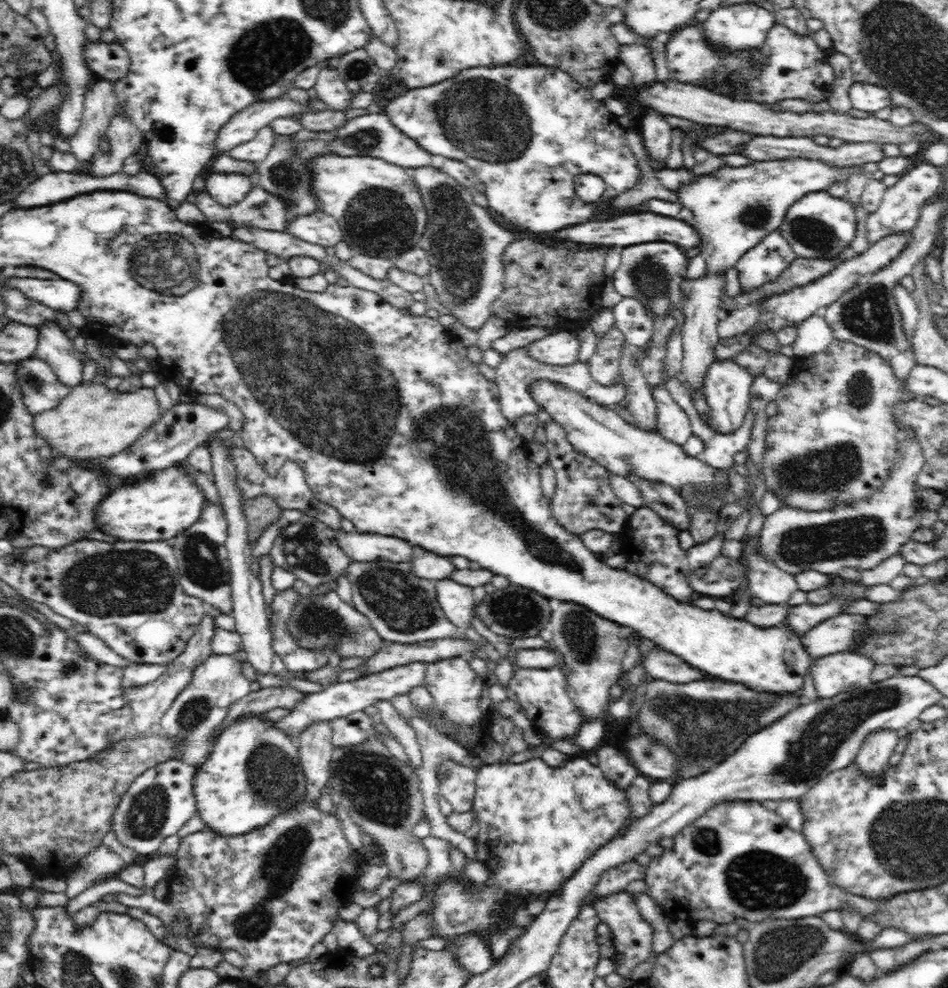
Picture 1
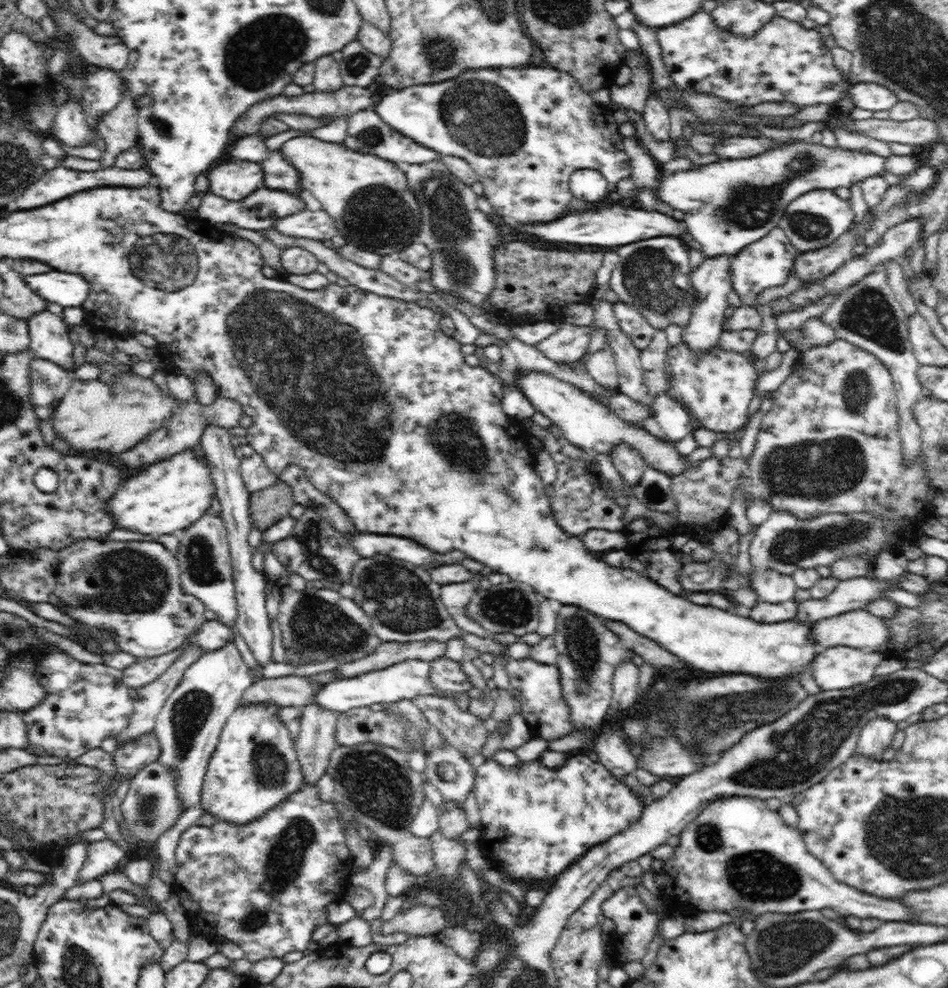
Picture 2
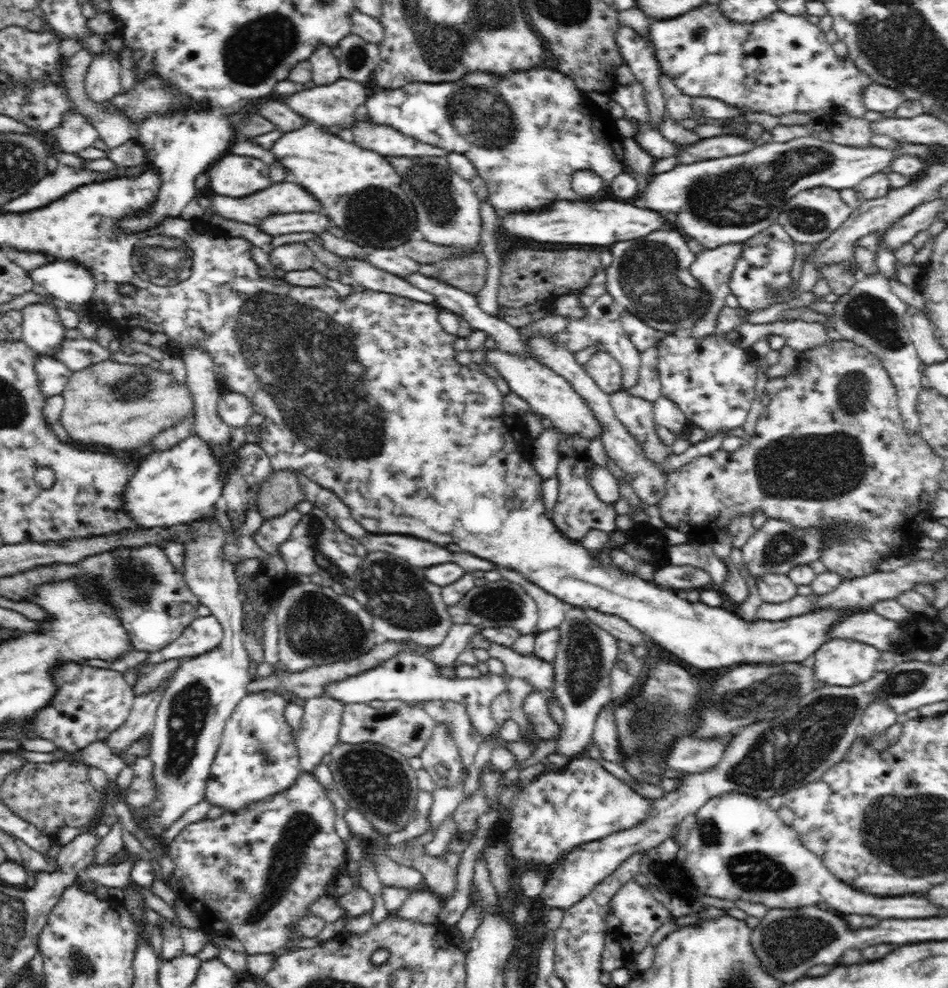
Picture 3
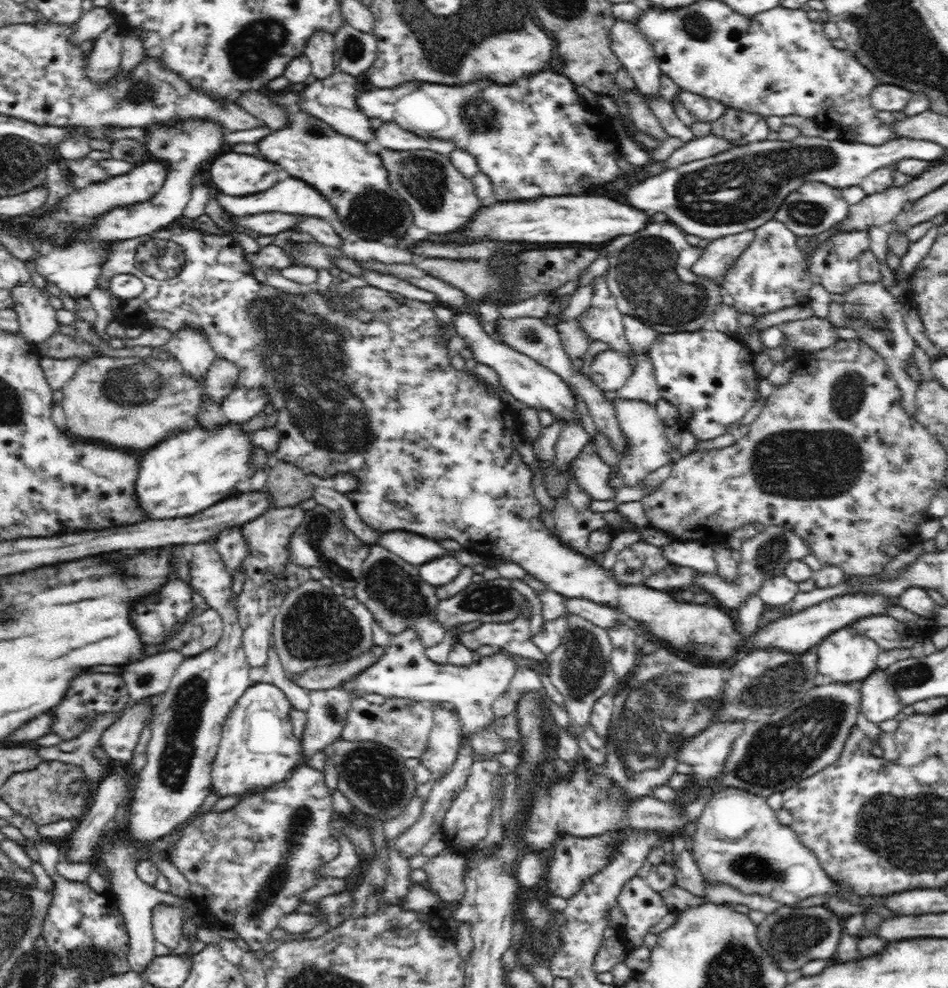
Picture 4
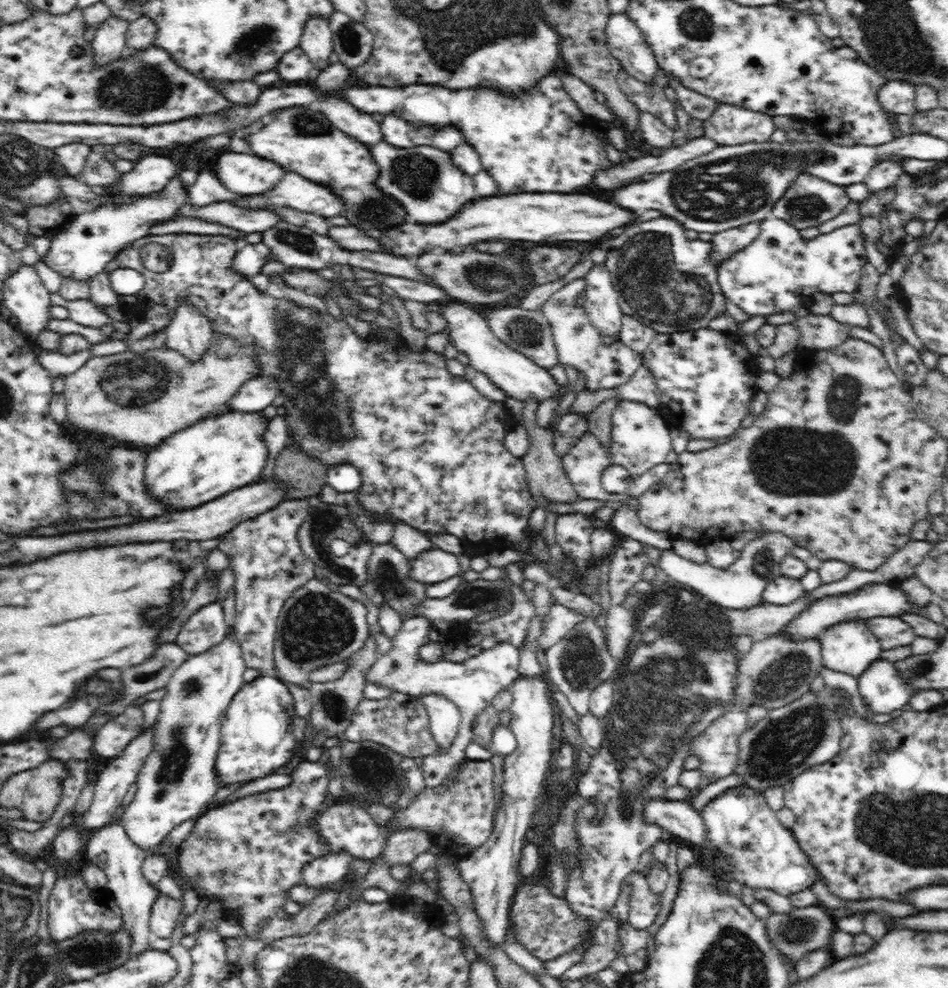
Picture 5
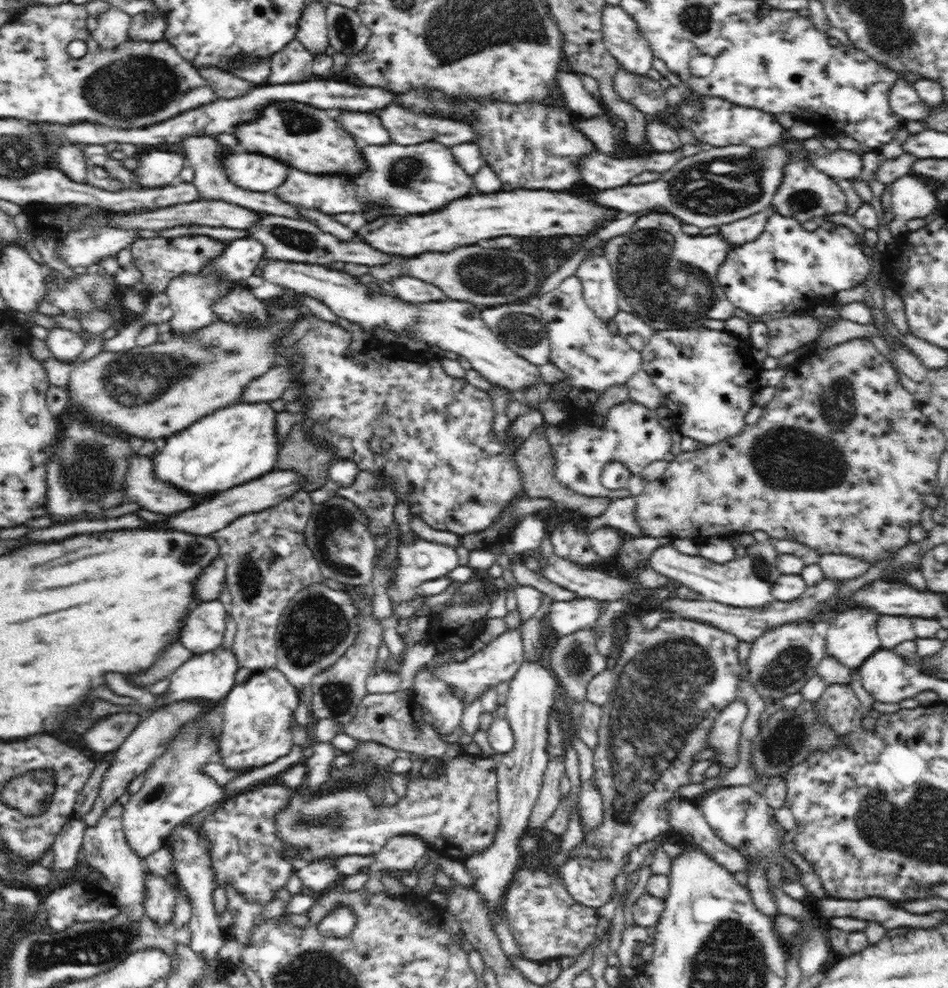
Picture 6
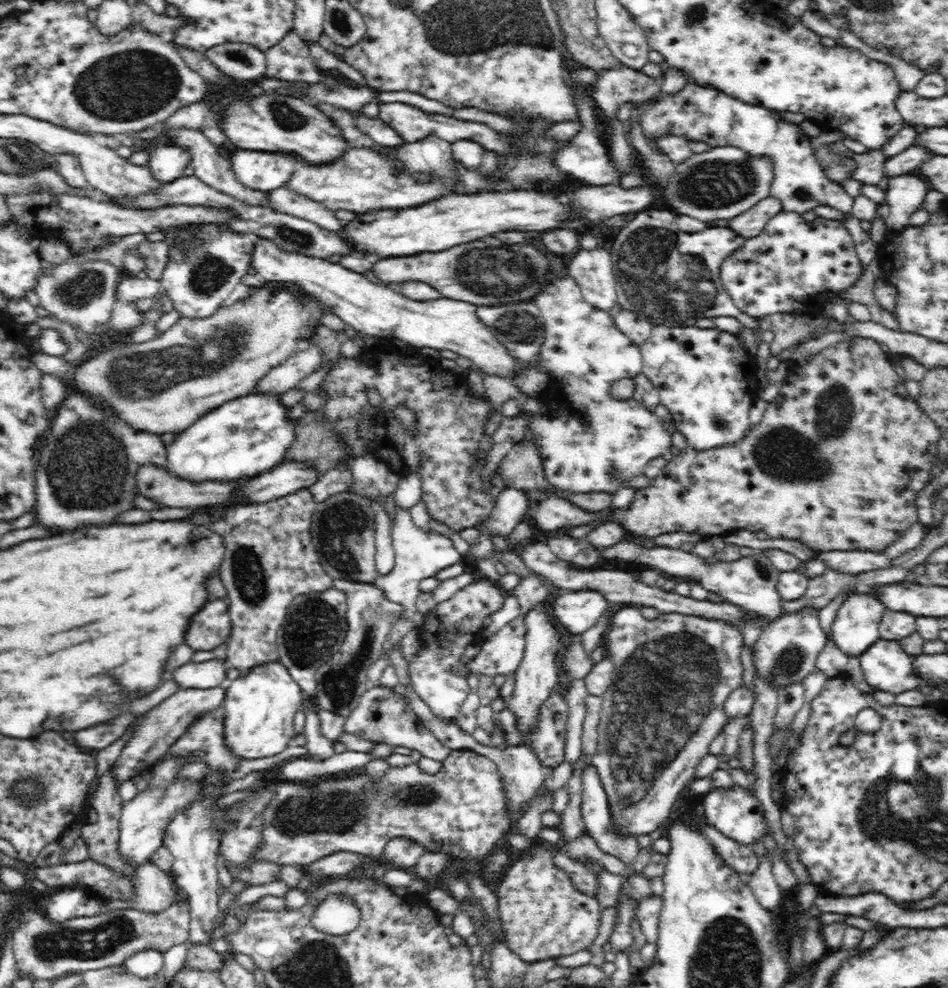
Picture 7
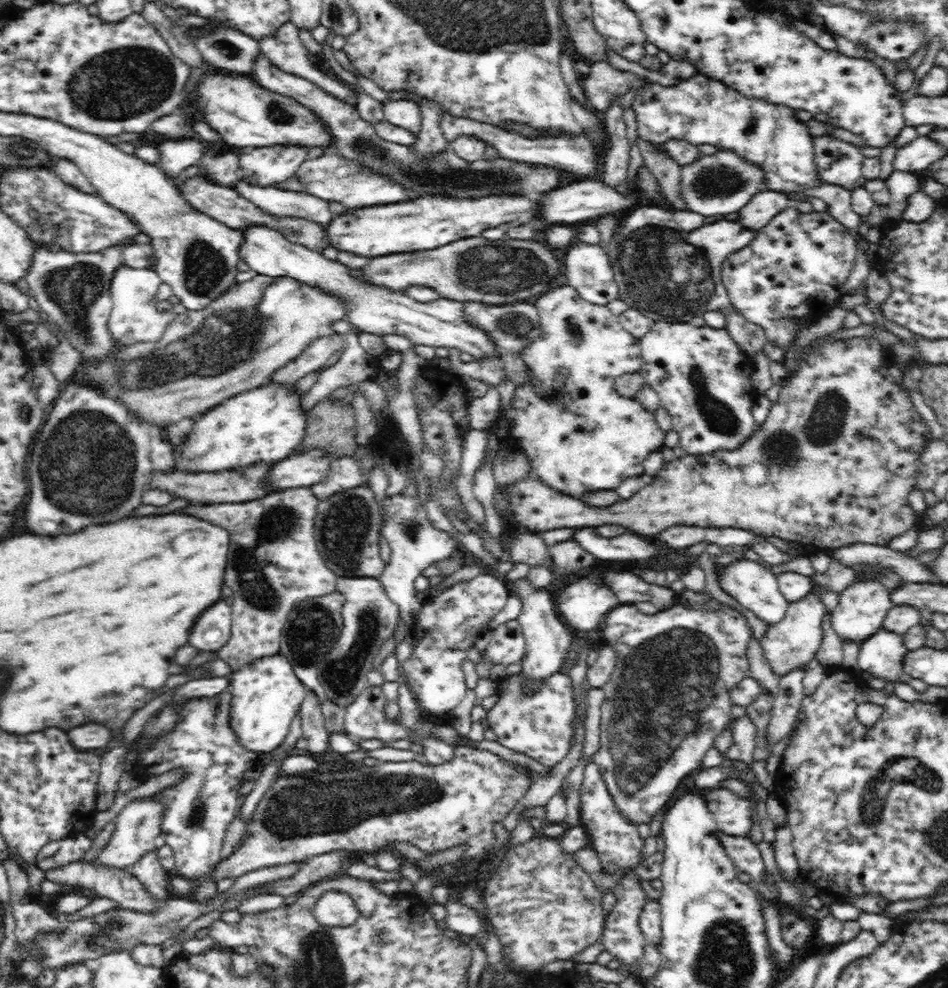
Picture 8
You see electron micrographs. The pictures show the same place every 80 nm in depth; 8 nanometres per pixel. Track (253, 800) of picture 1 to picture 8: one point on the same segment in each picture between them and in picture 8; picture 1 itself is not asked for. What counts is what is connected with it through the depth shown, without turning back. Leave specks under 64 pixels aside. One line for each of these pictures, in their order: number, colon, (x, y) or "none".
2: (255, 766)
3: (257, 757)
4: (258, 751)
5: (256, 739)
6: (258, 716)
7: (259, 707)
8: (266, 696)

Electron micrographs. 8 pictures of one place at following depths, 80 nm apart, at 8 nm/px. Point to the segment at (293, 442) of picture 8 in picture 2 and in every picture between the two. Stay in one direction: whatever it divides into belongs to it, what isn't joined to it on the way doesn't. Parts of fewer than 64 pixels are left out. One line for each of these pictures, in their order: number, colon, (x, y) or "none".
2: (170, 495)
3: (181, 484)
4: (181, 476)
5: (225, 451)
6: (235, 444)
7: (244, 437)

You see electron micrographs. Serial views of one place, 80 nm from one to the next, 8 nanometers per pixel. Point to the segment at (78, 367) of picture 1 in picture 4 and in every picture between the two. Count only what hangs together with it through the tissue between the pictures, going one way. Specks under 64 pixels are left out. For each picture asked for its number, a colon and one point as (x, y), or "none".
2: (49, 336)
3: (43, 331)
4: (37, 321)

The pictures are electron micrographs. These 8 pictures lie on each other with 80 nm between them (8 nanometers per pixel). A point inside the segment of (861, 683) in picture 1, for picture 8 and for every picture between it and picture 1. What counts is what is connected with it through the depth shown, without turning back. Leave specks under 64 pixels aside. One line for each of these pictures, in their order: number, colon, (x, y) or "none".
2: (838, 668)
3: (838, 662)
4: (845, 656)
5: (850, 648)
6: (852, 637)
7: (856, 628)
8: (862, 608)

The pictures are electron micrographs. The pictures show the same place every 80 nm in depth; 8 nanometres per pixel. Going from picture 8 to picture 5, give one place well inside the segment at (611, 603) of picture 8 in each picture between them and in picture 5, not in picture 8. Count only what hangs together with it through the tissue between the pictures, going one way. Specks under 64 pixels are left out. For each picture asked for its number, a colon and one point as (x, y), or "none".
5: (559, 620)
6: (564, 618)
7: (578, 611)

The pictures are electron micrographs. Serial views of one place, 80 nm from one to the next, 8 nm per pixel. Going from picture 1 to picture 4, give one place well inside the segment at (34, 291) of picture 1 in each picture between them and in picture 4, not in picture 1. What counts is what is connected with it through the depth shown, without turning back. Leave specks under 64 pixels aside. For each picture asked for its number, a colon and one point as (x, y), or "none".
2: (66, 289)
3: (67, 281)
4: (75, 267)

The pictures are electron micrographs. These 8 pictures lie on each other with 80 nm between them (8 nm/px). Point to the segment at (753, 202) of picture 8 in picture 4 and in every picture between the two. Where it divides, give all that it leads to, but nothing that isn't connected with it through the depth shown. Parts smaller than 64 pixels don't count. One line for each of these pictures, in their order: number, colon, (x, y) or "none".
4: (718, 255)
5: (726, 243)
6: (737, 233)
7: (752, 222)

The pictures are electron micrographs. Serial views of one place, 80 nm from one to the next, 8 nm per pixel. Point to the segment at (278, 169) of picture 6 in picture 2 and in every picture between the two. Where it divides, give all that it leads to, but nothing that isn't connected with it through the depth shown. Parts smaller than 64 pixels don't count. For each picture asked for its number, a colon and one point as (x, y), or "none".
2: (233, 180)
3: (235, 176)
4: (233, 174)
5: (243, 174)

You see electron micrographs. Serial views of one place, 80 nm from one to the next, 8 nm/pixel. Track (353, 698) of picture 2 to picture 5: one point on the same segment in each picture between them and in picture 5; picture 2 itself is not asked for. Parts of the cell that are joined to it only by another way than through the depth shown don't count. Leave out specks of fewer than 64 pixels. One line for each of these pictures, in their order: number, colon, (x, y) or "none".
3: (412, 677)
4: (403, 670)
5: (472, 684)

